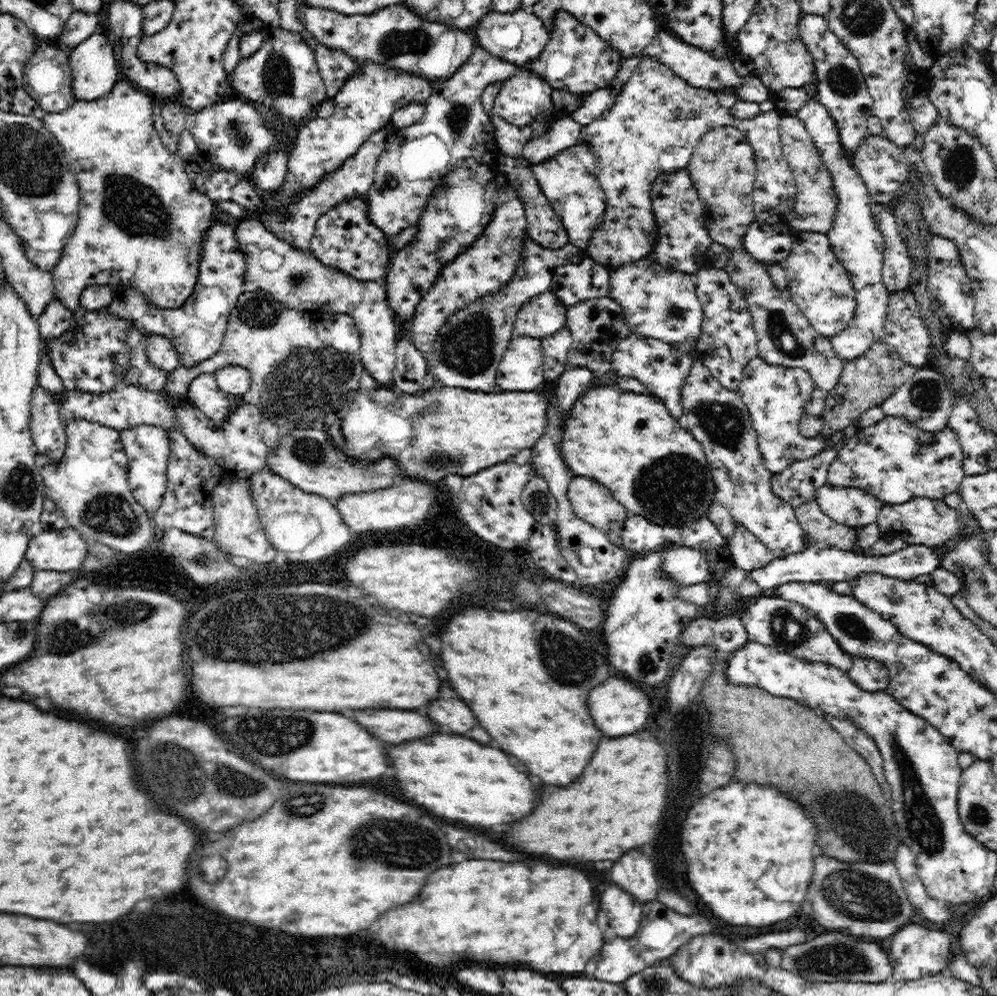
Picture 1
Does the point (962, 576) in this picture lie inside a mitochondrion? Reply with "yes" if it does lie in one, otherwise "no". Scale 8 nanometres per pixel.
no

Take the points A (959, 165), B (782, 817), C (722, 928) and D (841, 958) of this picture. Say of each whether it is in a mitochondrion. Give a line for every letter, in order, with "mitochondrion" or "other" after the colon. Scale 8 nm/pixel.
A: mitochondrion
B: other
C: other
D: mitochondrion

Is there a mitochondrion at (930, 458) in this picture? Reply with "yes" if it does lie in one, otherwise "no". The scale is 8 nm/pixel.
no

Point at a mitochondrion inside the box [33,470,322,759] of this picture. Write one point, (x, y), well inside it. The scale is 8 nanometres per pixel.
(66, 637)

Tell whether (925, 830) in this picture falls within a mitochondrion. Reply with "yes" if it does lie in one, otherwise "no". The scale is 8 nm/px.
yes

